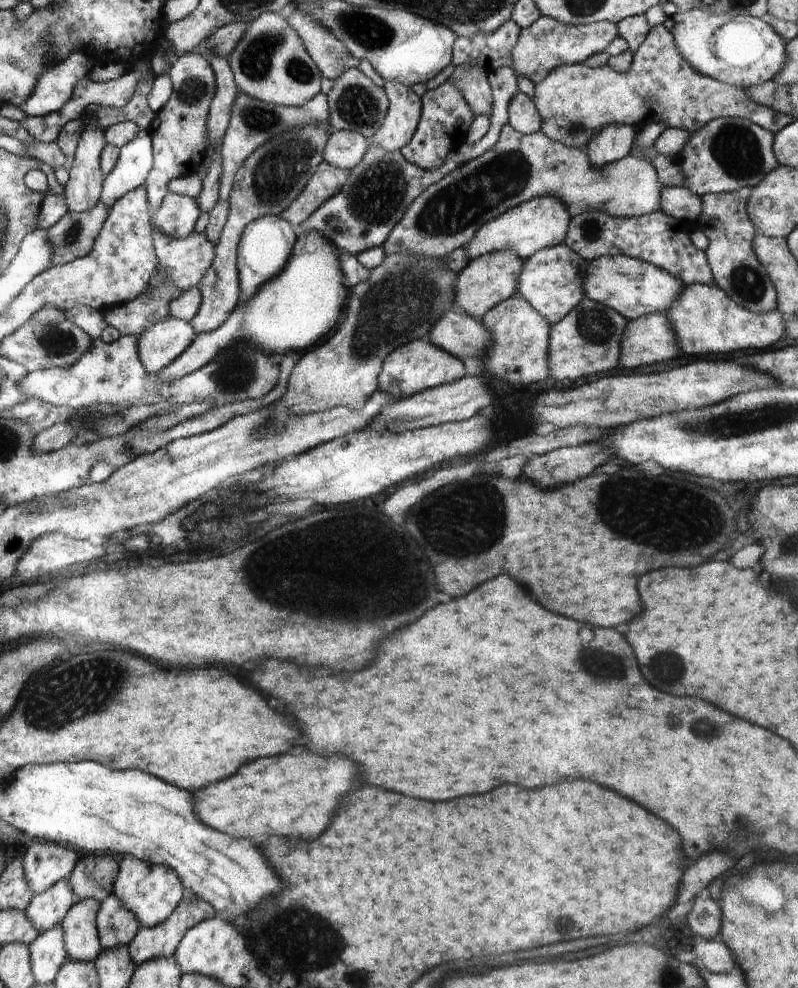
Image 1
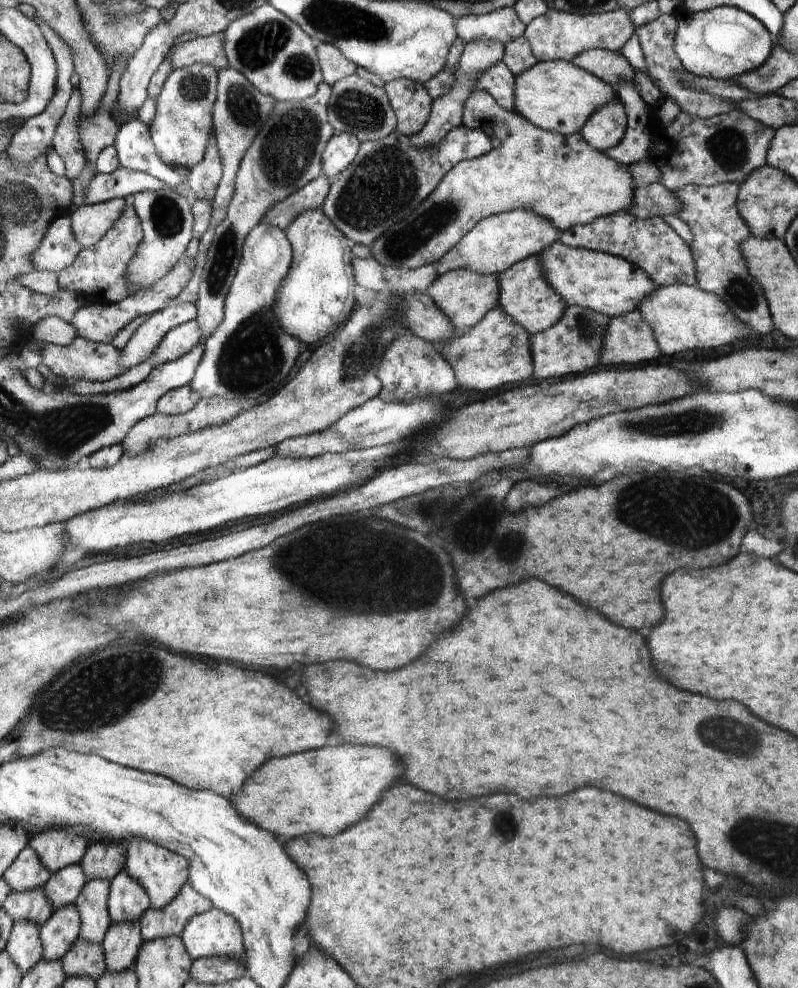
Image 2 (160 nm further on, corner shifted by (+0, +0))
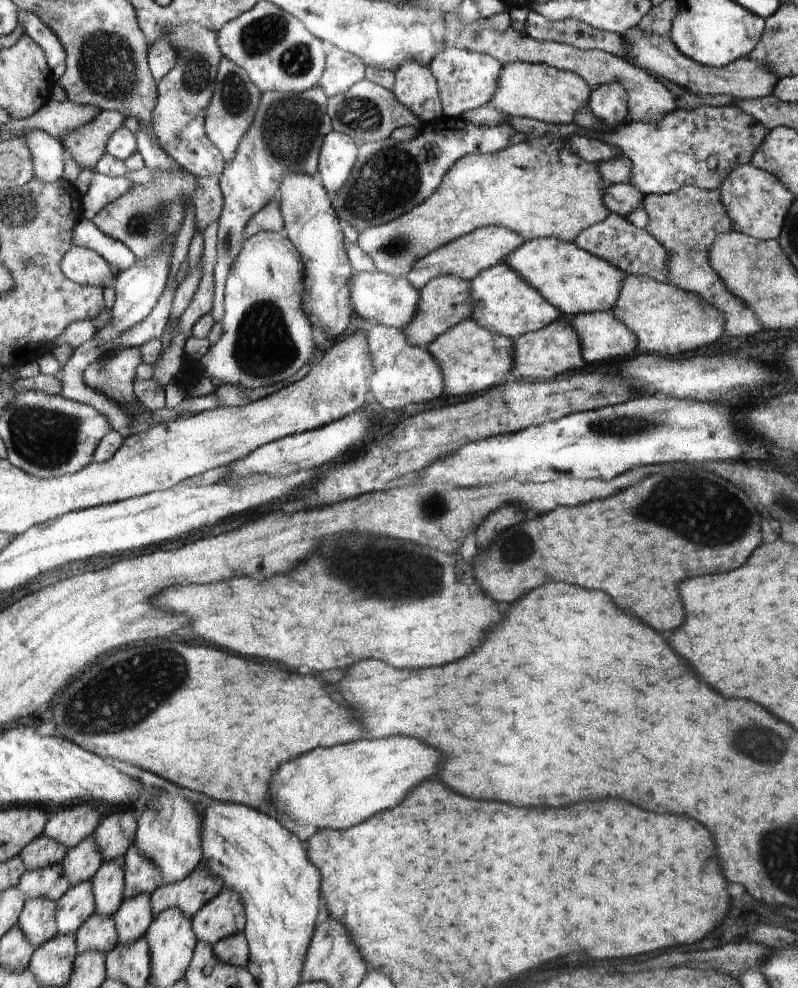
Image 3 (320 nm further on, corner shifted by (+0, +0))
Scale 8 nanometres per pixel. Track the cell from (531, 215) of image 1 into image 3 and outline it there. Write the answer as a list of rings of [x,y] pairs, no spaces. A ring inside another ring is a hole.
[[[490,225],[478,228],[471,233],[455,238],[446,245],[439,246],[435,252],[420,259],[405,277],[416,287],[422,290],[428,282],[439,276],[451,276],[457,279],[471,281],[477,274],[486,269],[504,262],[505,258],[514,250],[518,249],[524,242],[520,235],[508,228]]]

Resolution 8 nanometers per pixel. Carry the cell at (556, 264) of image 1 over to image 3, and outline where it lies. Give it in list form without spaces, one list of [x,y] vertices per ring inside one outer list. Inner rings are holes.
[[[500,262],[477,274],[471,281],[471,316],[481,327],[493,333],[517,339],[550,325],[561,314],[537,291],[526,283],[511,267]]]

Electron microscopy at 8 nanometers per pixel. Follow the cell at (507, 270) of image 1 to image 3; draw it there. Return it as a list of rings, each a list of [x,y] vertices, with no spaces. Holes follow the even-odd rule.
[[[439,276],[432,279],[422,290],[419,300],[418,313],[415,314],[410,325],[406,325],[401,330],[407,338],[407,342],[412,346],[419,346],[427,350],[435,338],[447,332],[460,321],[471,316],[471,284],[465,279],[457,279],[451,276]]]

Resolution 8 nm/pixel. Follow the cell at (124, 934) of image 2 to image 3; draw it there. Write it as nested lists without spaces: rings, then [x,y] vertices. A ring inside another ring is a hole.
[[[138,893],[128,897],[113,914],[120,944],[135,941],[146,934],[155,916],[150,893]]]

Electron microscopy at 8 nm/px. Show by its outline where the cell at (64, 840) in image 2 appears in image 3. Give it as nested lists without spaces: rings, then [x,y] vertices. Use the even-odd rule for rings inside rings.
[[[94,803],[70,805],[50,814],[43,836],[64,843],[70,851],[84,838],[92,836],[98,822],[100,812]]]

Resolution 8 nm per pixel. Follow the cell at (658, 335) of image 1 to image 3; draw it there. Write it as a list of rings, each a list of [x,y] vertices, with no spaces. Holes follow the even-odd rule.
[[[612,311],[561,315],[560,318],[564,318],[573,327],[576,334],[579,335],[583,359],[587,364],[592,364],[592,362],[608,362],[612,358],[622,361],[634,356],[634,352],[638,352],[636,335],[623,322],[621,323]]]

